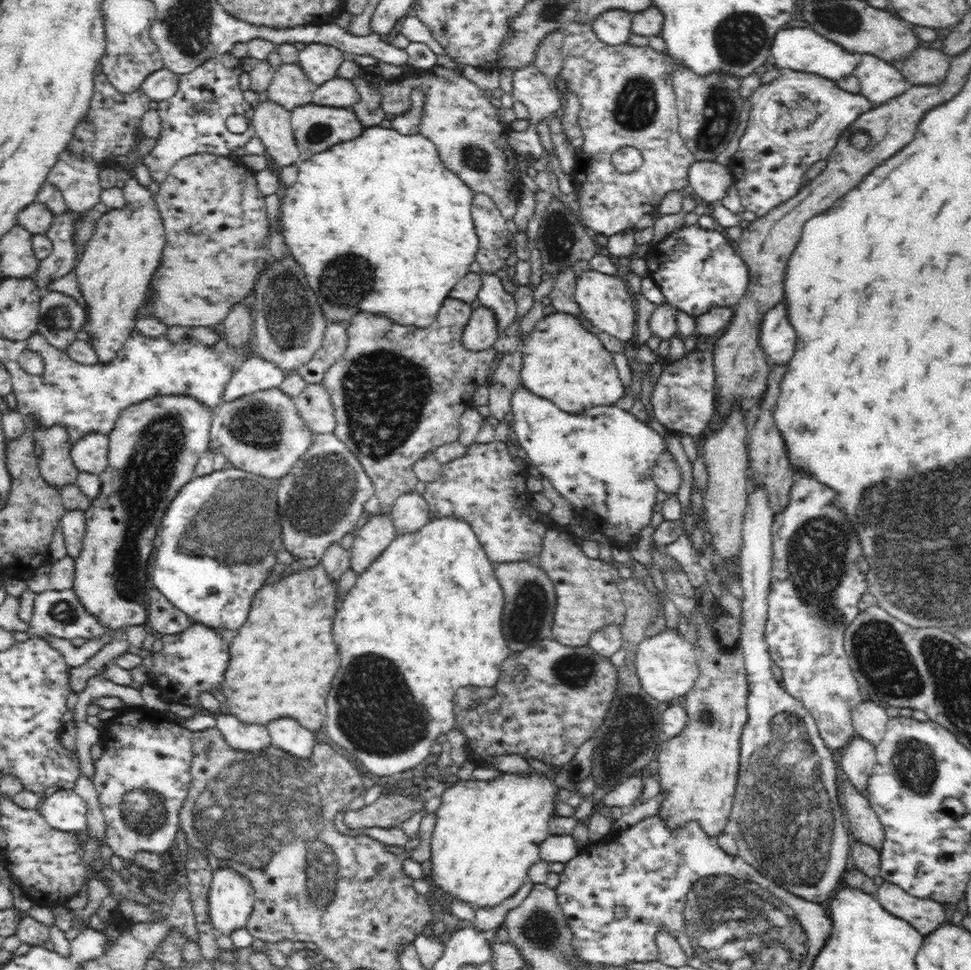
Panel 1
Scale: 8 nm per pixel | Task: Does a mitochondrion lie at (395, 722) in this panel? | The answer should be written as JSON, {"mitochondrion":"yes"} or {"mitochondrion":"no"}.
{"mitochondrion":"yes"}

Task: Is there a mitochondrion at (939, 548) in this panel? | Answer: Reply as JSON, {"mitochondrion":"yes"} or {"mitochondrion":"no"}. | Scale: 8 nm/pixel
{"mitochondrion":"yes"}

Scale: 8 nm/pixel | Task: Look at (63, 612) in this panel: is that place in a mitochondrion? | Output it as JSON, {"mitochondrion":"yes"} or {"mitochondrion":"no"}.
{"mitochondrion":"yes"}

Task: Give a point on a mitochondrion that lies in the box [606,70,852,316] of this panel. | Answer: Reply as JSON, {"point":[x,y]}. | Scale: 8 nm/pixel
{"point":[719,114]}

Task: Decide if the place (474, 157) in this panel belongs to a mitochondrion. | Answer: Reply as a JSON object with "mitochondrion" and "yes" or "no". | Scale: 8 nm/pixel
{"mitochondrion":"yes"}

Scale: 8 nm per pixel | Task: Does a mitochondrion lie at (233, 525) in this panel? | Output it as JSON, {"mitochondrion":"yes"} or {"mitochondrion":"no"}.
{"mitochondrion":"yes"}

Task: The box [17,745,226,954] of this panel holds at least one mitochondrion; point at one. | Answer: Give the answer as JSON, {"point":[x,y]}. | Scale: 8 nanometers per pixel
{"point":[146,810]}

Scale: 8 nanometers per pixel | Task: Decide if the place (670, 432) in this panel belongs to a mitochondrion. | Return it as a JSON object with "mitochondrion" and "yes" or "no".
{"mitochondrion":"no"}

